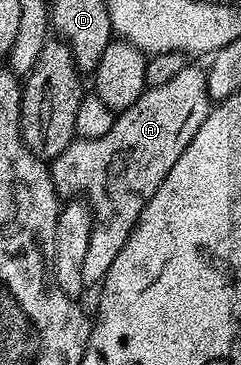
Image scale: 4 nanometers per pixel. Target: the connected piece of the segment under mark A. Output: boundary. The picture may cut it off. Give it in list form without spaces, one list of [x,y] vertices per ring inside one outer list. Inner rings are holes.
[[[185,64],[178,76],[172,77],[166,84],[147,87],[144,94],[130,104],[130,108],[119,111],[114,128],[110,128],[106,136],[76,138],[58,157],[51,159],[52,183],[57,195],[64,200],[83,199],[92,207],[90,248],[86,248],[86,260],[82,264],[85,287],[96,288],[103,283],[106,272],[110,272],[110,264],[114,264],[118,252],[122,252],[130,232],[136,227],[142,208],[146,208],[150,196],[158,192],[170,168],[178,164],[178,156],[186,152],[190,140],[194,140],[194,132],[202,128],[202,120],[206,120],[209,109],[207,73],[192,64]]]

